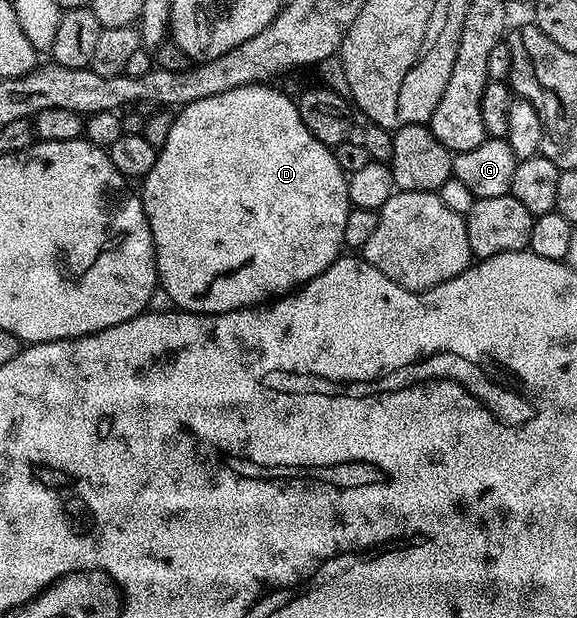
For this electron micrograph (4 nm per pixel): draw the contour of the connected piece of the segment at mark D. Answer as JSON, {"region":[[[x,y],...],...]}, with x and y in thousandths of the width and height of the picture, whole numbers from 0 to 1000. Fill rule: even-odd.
{"region":[[[468,134],[425,138],[388,147],[388,154],[360,154],[360,160],[340,160],[340,167],[314,172],[302,183],[291,231],[272,243],[269,267],[244,288],[243,317],[267,395],[274,458],[277,466],[291,471],[291,477],[298,477],[298,490],[310,502],[324,506],[393,506],[445,497],[529,461],[560,442],[594,408],[596,359],[610,337],[603,316],[603,283],[589,277],[589,264],[582,264],[577,239],[555,231],[555,225],[548,225],[548,218],[527,206],[527,193],[520,193],[511,159],[475,141]]]}

